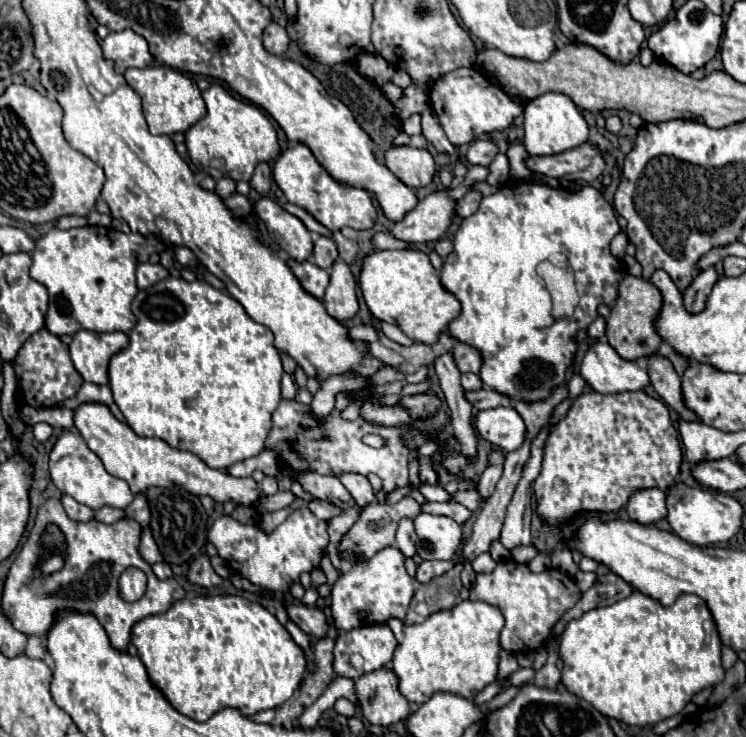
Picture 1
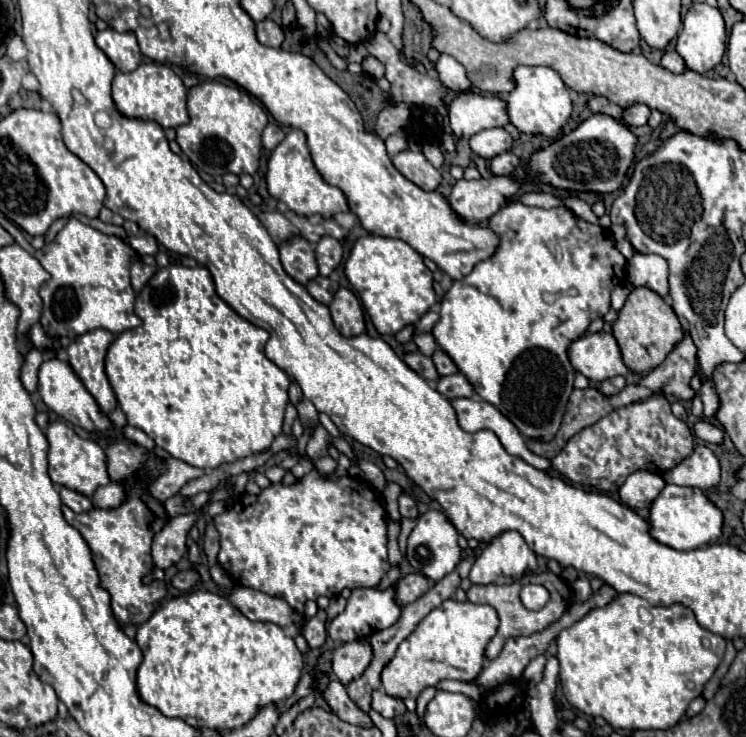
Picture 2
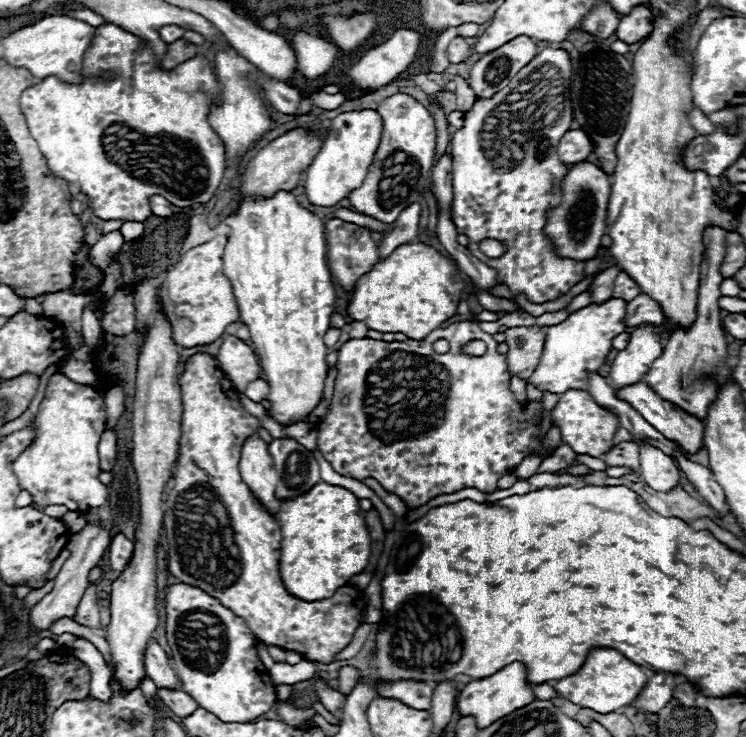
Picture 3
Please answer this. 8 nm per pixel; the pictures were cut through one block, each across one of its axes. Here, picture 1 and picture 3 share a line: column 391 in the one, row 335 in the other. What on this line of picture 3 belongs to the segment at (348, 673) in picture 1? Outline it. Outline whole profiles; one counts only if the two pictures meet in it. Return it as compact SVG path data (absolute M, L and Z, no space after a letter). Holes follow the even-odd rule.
M642 324L630 330L628 346L622 352L618 352L608 372L608 376L614 382L614 388L630 386L642 380L652 360L656 360L664 350L660 340L660 330L654 324Z

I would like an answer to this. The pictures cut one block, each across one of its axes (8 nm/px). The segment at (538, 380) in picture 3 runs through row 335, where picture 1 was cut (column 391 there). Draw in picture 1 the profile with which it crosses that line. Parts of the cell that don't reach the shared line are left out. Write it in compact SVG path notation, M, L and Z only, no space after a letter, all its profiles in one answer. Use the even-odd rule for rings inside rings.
M388 546L372 556L366 564L354 564L332 588L332 620L334 626L342 632L368 626L368 624L386 624L390 618L404 618L414 596L416 582L408 576L404 568L404 554Z

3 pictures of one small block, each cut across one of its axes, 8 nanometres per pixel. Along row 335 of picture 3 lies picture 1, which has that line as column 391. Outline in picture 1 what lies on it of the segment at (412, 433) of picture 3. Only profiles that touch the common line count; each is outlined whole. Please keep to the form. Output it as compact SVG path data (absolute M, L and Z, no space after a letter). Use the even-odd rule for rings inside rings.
M282 400L276 416L272 416L272 424L274 420L276 426L272 426L268 434L266 448L276 446L282 464L294 468L296 472L318 472L330 476L340 476L342 472L358 472L366 476L368 472L374 472L382 478L386 492L408 486L408 456L412 456L414 452L402 444L402 434L406 432L406 428L374 426L364 422L362 418L346 422L340 418L338 410L334 410L326 420L318 420L312 414L310 406L298 404L296 400ZM322 434L328 434L328 440L322 440ZM366 434L382 436L386 444L382 448L370 448L362 442Z

